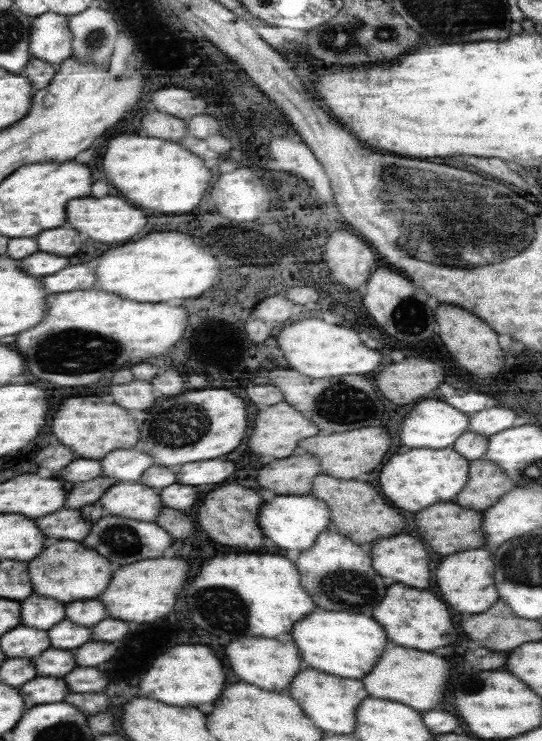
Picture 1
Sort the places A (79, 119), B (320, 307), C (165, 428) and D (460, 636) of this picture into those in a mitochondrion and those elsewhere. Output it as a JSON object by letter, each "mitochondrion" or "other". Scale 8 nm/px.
{"A":"other","B":"other","C":"mitochondrion","D":"other"}

